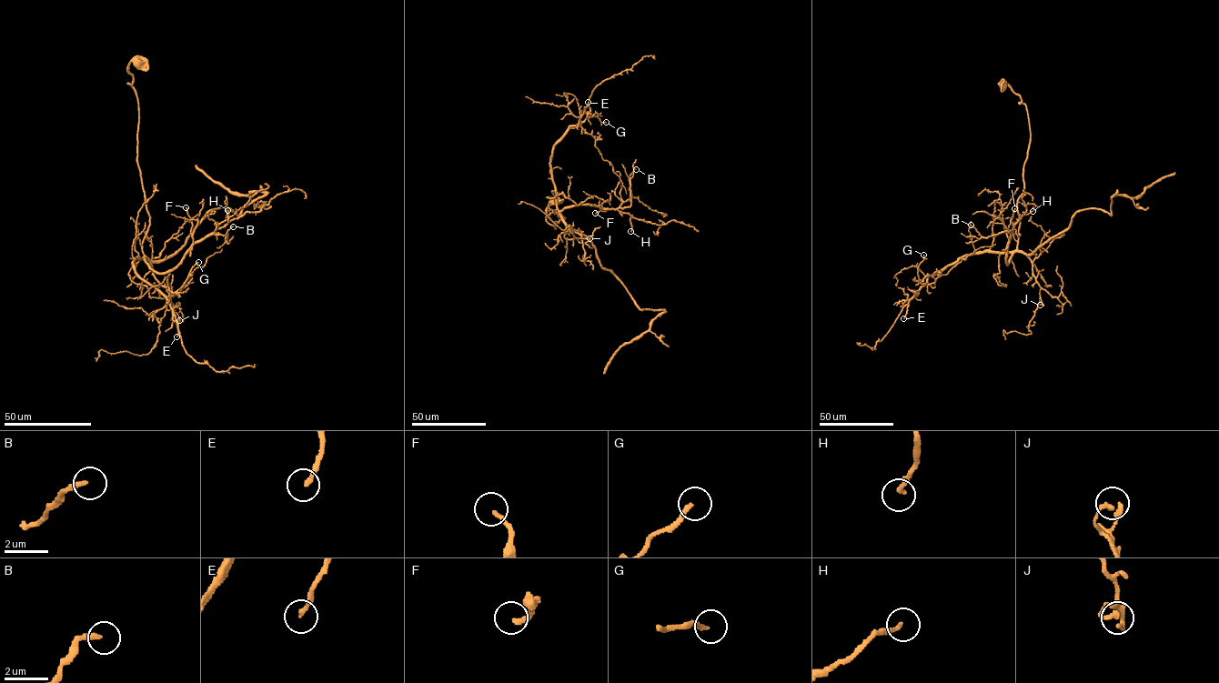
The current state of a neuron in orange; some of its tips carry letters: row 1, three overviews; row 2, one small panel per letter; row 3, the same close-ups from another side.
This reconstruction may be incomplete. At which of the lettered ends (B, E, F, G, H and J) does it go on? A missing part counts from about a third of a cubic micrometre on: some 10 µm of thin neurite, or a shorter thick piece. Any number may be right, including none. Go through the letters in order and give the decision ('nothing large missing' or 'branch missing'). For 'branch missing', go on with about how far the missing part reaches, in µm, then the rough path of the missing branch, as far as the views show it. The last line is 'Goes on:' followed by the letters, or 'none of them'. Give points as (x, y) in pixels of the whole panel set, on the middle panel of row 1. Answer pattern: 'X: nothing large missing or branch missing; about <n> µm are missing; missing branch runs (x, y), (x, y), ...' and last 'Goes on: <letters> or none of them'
B: nothing large missing
E: nothing large missing
F: nothing large missing
G: nothing large missing
H: nothing large missing
J: nothing large missing
Goes on: none of them

